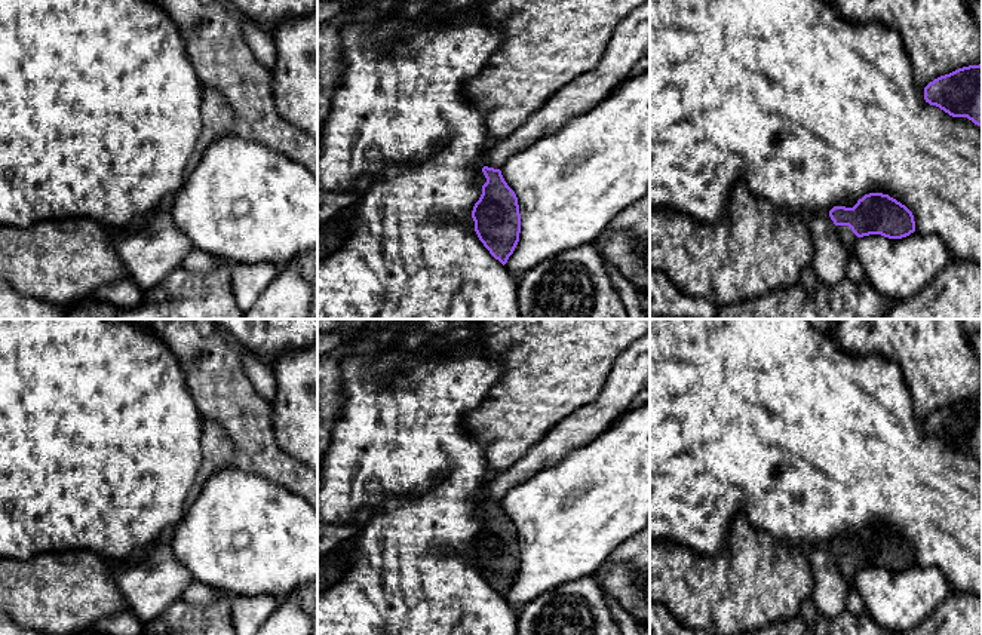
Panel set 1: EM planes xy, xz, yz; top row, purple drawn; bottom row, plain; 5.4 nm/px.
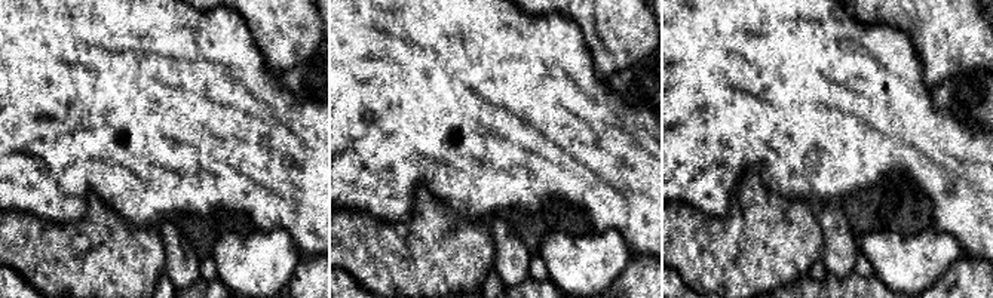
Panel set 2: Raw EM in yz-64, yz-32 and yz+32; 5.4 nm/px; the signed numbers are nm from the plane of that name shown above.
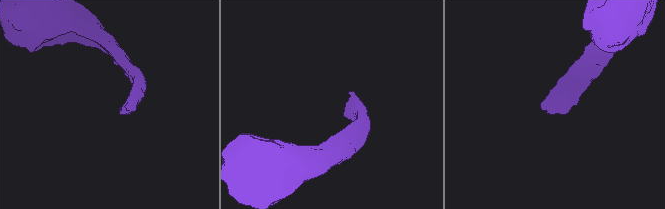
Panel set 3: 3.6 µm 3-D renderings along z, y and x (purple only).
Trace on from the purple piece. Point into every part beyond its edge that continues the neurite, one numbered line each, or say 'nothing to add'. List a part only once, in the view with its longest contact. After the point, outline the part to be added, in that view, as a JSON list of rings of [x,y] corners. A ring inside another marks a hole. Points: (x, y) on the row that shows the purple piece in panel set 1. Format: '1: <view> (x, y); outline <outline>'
1: yz (844, 232); outline [[[835,226],[835,230],[844,243],[846,249],[851,252],[853,242],[857,239],[857,236],[851,231],[848,226]]]

